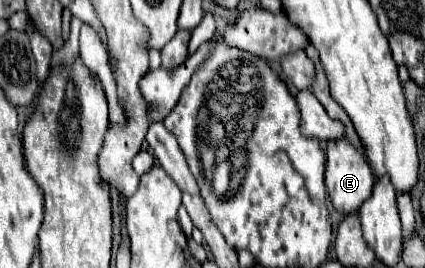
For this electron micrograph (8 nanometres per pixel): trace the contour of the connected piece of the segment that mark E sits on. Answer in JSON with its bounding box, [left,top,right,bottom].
[326,140,374,214]

